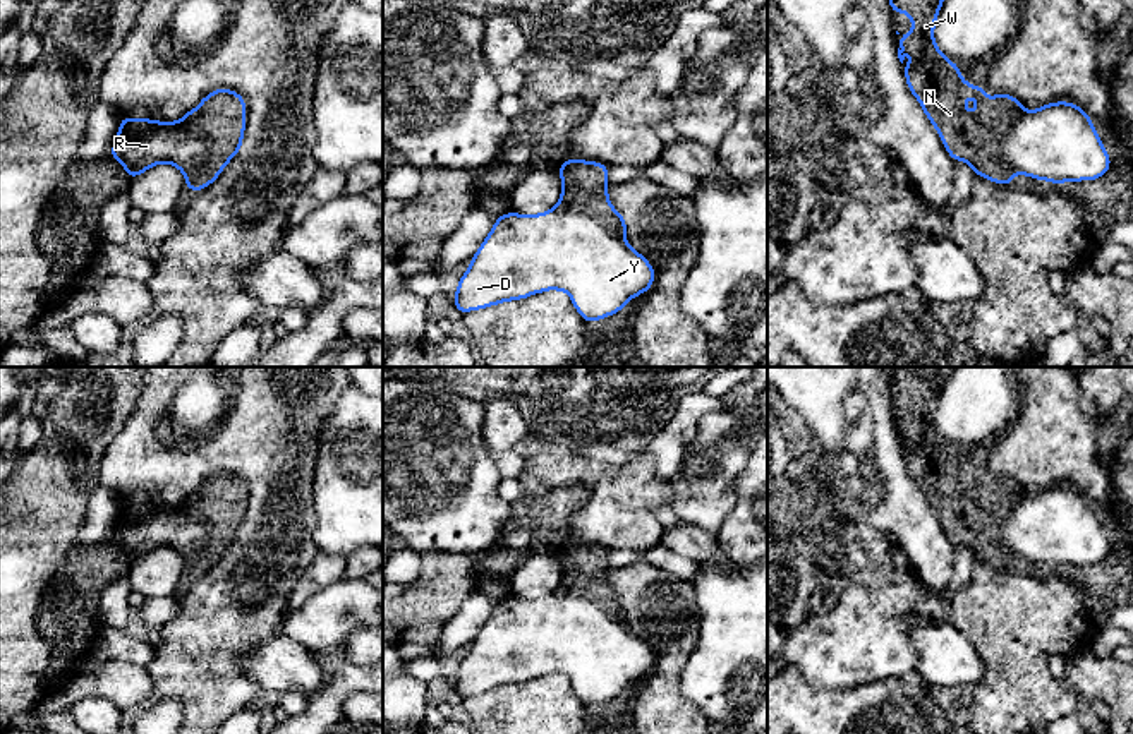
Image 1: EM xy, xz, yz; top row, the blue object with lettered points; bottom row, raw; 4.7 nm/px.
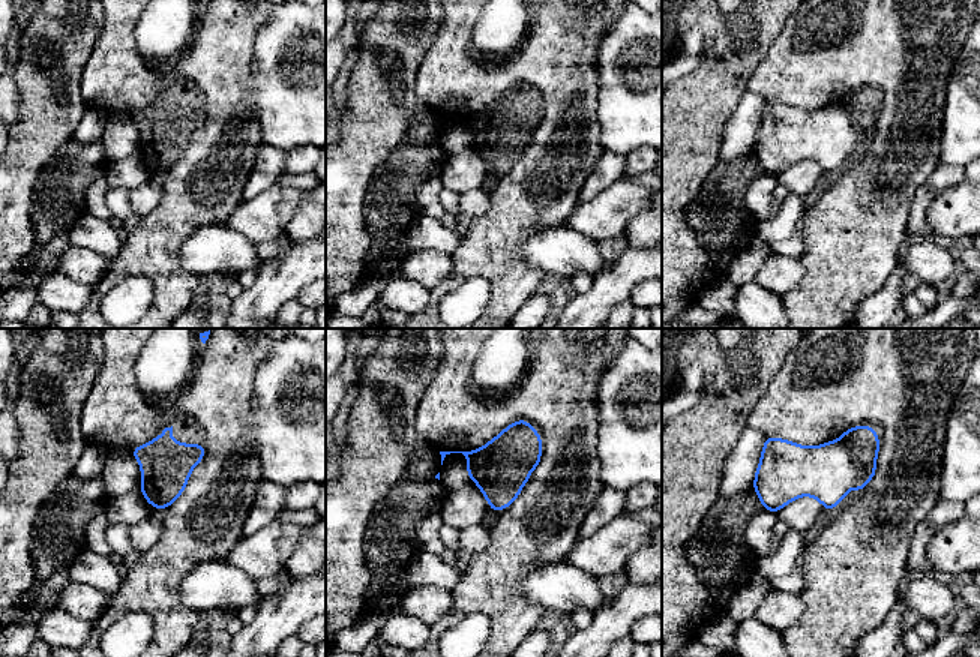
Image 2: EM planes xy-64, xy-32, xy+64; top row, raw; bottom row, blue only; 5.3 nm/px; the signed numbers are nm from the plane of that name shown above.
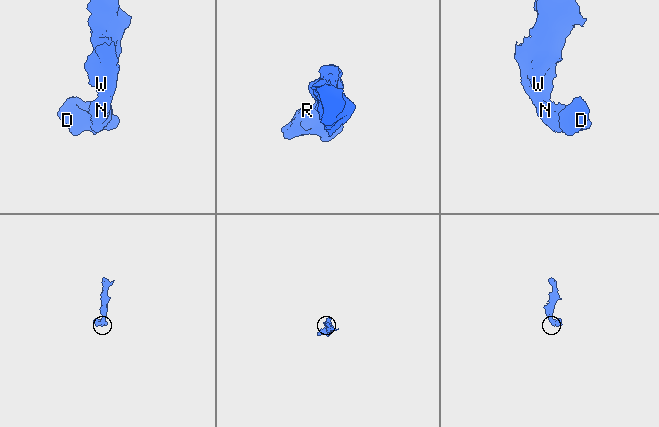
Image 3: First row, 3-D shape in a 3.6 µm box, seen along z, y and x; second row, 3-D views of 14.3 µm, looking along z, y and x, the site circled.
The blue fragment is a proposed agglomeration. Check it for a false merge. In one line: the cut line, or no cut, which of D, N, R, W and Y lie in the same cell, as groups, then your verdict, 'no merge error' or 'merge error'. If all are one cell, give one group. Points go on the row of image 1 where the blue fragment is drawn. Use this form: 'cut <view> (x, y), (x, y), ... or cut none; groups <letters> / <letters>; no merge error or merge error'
cut xy (177, 122), (198, 131), (208, 141), (208, 163), (194, 175); groups D R Y / N W; merge error

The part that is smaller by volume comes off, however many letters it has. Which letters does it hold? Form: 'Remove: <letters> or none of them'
Remove: D, R, Y

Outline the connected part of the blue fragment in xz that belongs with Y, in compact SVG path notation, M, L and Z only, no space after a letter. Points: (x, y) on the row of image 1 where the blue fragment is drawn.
M558 209L539 214L510 211L496 216L467 273L458 280L453 305L465 314L560 290L570 295L575 310L589 324L620 312L633 297L647 293L654 280L656 271L645 256L589 214Z

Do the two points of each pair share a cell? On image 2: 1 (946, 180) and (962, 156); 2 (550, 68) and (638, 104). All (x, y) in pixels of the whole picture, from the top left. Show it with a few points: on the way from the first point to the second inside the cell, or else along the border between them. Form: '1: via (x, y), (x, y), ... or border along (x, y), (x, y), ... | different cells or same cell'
1: border along (940, 161), (964, 167) | different cells
2: border along (598, 51), (596, 117), (599, 122) | different cells

